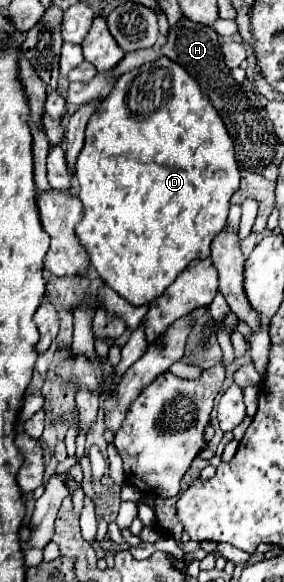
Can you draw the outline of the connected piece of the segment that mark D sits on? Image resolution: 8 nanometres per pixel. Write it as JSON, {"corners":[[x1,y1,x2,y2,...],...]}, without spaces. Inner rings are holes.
{"corners":[[159,57,151,63,143,63,141,67,123,73,115,81,115,87,99,103,99,107,95,109,95,113,91,115,91,119,87,123,85,145,83,145,79,159,75,163,75,177,79,181,79,195,77,197,83,203,83,219,75,227,75,233,81,241,81,245,87,249,91,265,95,267,99,277,113,291,117,291,121,297,125,297,129,303,137,303,137,305,149,303,155,297,159,297,193,259,209,257,211,241,217,233,221,233,221,229,225,225,225,219,229,213,229,199,239,189,239,167,237,167,235,153,233,153,233,141,231,141,221,117,217,115,217,111,209,103,209,99,201,93,195,79,191,75,187,75,187,71,183,71,183,67,179,67,175,61,171,61,167,57]]}

